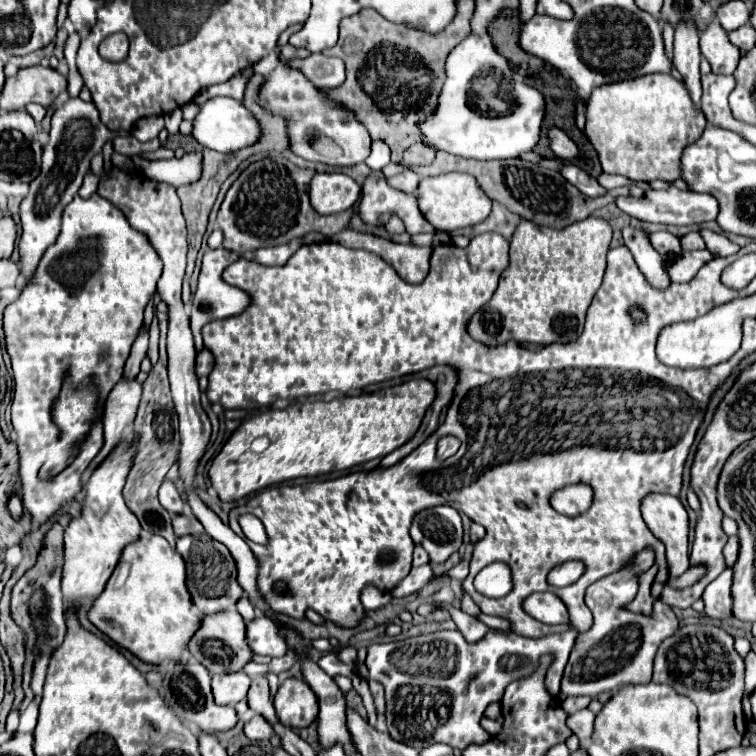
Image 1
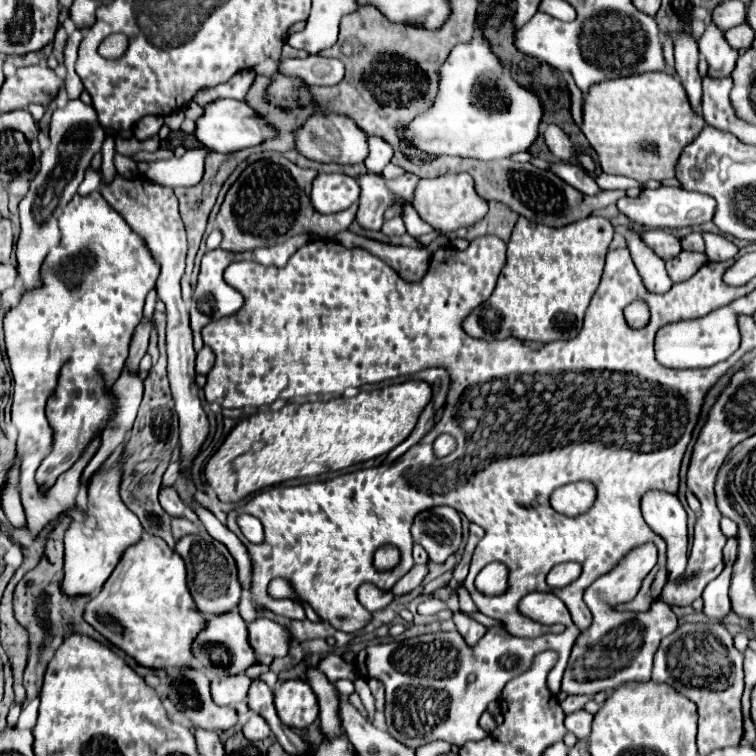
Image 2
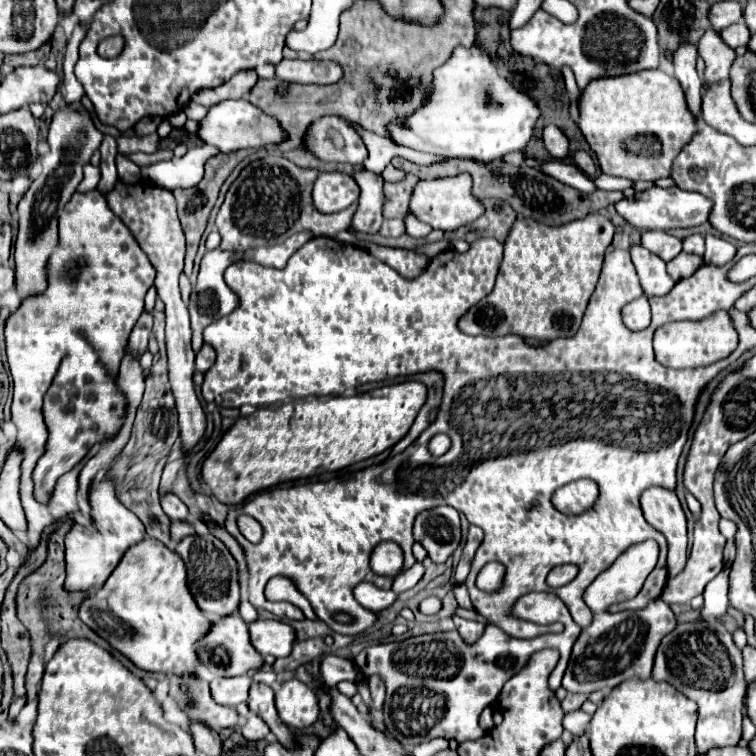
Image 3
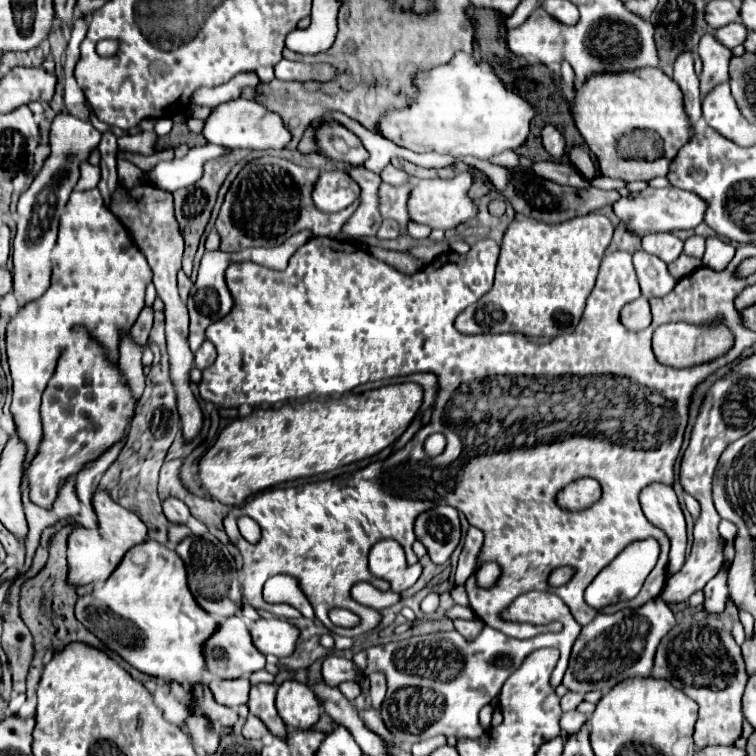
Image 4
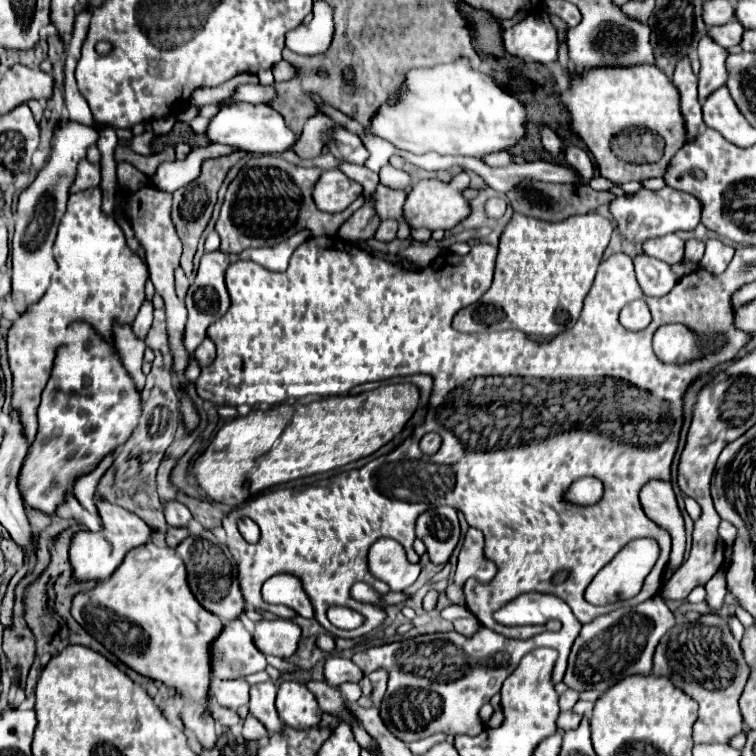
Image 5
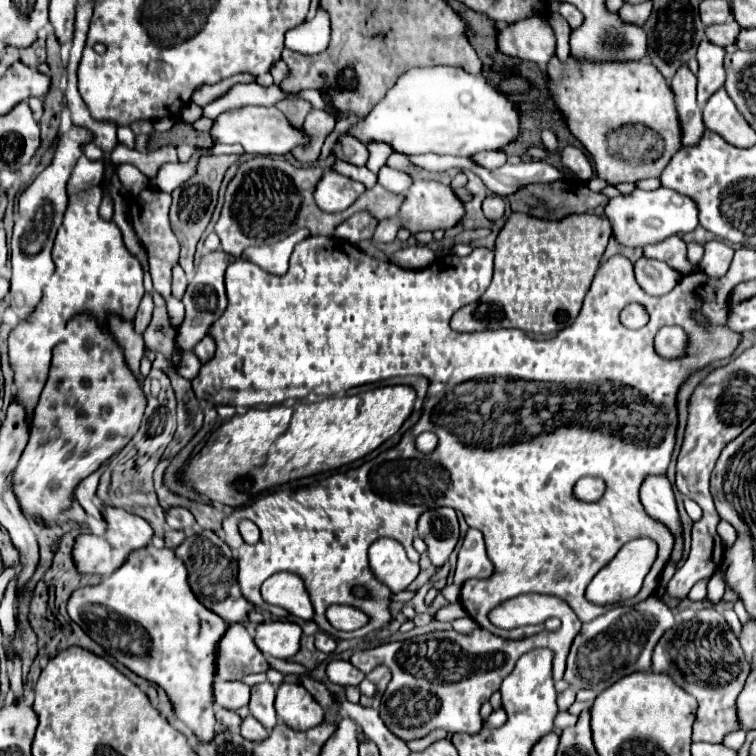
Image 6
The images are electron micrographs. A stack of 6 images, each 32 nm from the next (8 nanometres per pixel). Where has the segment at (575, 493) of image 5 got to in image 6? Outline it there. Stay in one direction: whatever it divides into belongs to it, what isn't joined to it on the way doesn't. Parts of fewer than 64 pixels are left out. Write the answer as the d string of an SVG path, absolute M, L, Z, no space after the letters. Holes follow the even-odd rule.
M580 478L576 482L574 492L578 498L582 498L586 502L594 502L604 494L604 488L606 488L606 484L600 478Z

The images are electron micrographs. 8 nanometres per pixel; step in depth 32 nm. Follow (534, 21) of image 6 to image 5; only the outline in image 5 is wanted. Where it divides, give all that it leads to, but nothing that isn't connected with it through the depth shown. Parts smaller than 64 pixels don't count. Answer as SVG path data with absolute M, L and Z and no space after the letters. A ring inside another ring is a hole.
M534 12L526 16L522 22L516 26L508 28L502 32L502 46L508 54L518 56L522 60L534 60L538 64L550 64L558 58L558 38L556 38L556 28L550 24L550 18L546 12Z

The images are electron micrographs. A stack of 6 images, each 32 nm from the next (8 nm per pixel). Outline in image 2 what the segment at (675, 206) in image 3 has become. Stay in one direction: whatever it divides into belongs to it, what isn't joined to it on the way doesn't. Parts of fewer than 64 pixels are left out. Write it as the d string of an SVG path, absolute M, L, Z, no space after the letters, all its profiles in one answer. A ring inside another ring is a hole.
M656 188L642 192L638 198L622 198L618 200L616 206L634 224L652 228L682 228L682 226L700 226L712 220L716 202L700 192L688 192L682 188Z

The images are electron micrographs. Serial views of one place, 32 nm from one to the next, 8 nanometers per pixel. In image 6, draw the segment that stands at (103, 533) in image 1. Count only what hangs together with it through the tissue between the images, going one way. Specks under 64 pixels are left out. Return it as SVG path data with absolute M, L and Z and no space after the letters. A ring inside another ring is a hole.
M104 508L104 518L108 522L108 530L106 530L104 538L84 534L76 540L74 560L76 560L78 572L82 572L82 574L102 574L102 576L112 574L114 570L118 570L126 562L130 552L146 548L150 544L152 536L154 536L152 526L144 518L140 518L136 514L130 514L122 508Z

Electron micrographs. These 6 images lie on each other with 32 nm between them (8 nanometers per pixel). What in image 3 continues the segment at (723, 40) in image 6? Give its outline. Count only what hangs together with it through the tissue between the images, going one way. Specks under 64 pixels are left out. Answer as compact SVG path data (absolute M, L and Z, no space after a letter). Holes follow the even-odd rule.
M742 22L742 24L732 24L730 28L724 28L718 32L720 38L730 46L730 48L738 48L738 46L746 46L748 42L748 36L750 36L750 30L748 26Z

